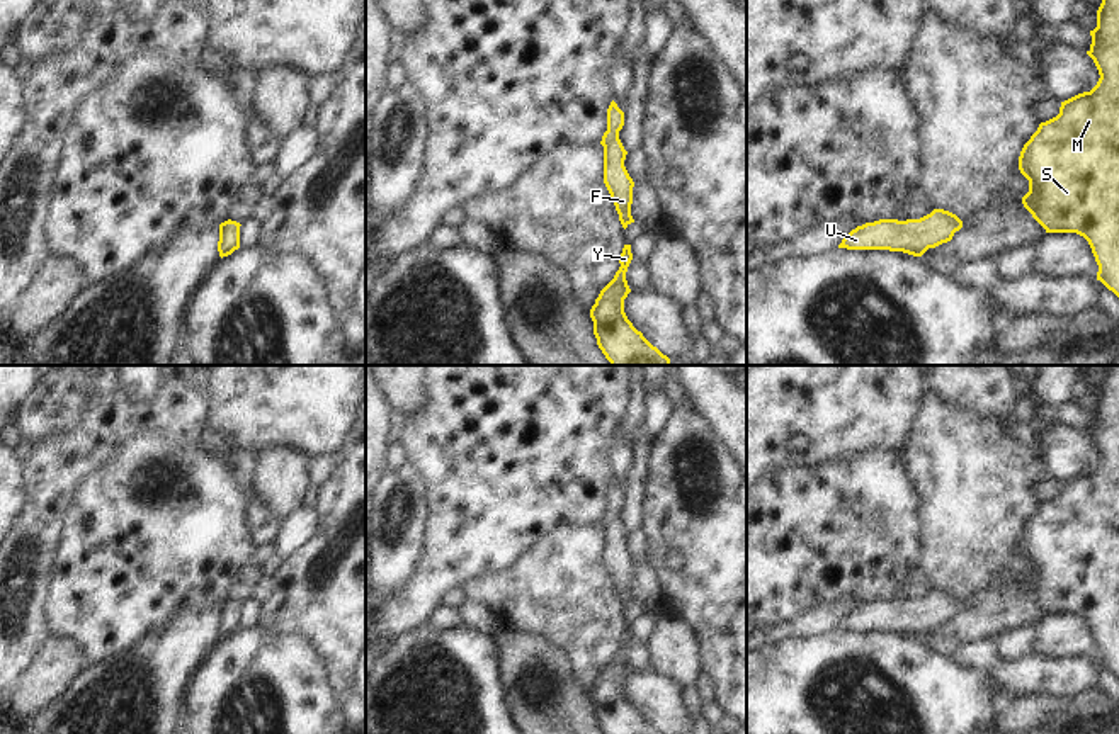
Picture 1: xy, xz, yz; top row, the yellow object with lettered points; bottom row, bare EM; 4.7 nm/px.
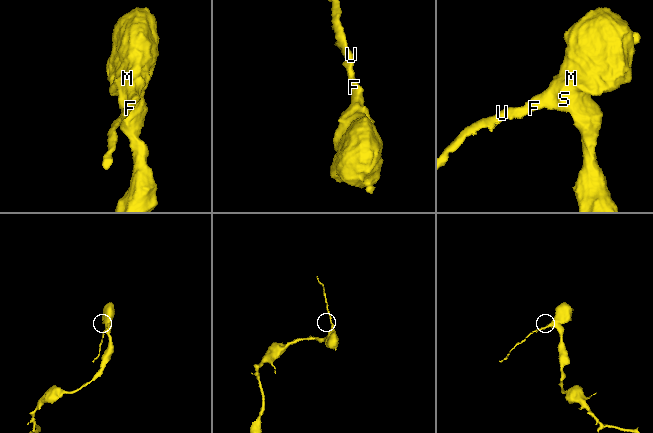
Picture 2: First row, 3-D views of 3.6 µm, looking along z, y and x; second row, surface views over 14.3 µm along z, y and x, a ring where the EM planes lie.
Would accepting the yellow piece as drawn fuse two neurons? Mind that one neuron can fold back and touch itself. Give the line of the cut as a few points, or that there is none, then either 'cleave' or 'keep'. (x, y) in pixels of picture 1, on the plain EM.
no cut; keep

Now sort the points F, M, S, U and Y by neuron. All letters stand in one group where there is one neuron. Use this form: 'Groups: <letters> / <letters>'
Groups: F M S U Y.

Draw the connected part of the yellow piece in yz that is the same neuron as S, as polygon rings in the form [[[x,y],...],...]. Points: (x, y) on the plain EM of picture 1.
[[[1105,365],[1097,408],[1090,416],[1087,435],[1093,440],[1100,459],[1090,472],[1061,483],[1059,494],[1041,503],[1024,525],[1019,550],[1029,561],[1029,573],[1022,578],[1022,584],[1046,613],[1083,617],[1099,646],[1097,661],[1119,678],[1119,365]]]

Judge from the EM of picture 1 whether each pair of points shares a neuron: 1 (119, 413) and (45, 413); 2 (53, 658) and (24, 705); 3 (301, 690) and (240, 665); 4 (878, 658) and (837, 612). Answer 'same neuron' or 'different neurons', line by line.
1: different neurons
2: same neuron
3: same neuron
4: different neurons

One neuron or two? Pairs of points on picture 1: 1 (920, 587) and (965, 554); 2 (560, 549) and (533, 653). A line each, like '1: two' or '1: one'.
1: two
2: two

